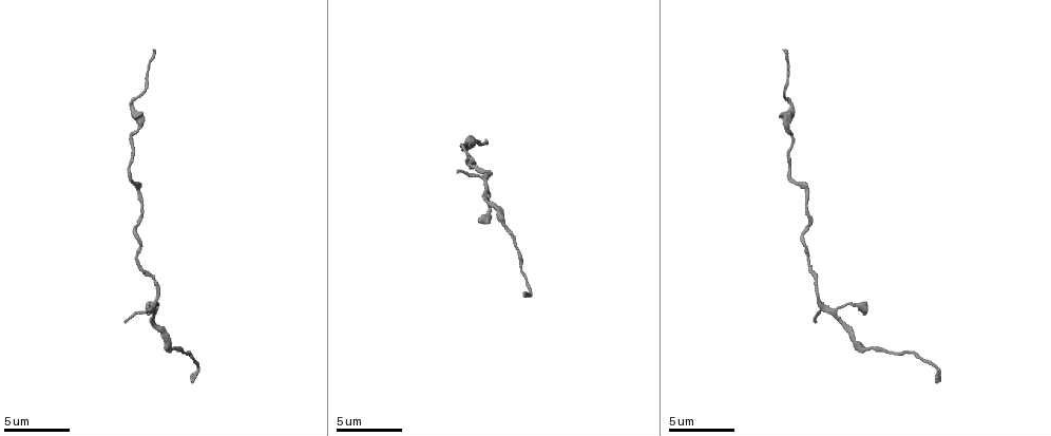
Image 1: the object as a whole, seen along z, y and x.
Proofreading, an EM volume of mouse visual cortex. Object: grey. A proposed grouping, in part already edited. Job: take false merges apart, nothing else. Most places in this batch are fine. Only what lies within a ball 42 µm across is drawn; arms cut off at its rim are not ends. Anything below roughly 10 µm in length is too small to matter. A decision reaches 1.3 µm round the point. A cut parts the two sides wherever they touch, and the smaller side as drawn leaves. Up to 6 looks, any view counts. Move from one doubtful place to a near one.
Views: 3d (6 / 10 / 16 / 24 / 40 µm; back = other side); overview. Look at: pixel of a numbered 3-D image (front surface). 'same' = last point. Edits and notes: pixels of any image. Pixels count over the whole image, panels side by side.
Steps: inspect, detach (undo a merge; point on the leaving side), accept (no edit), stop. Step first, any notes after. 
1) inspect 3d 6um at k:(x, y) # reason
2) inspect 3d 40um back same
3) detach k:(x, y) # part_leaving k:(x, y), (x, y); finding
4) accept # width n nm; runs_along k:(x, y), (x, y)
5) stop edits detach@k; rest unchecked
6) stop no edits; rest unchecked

inspect 3d 10um at 1:(156, 299) # three arms meet

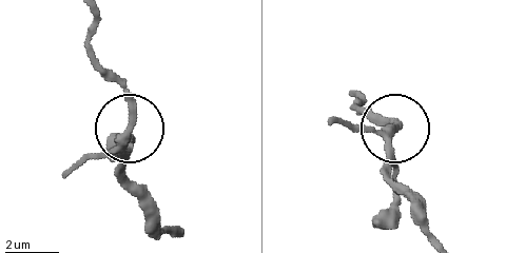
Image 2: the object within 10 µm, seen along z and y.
accept # one neuron here

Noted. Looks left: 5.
inspect 3d 6um at 1:(169, 347) # thick turns thin

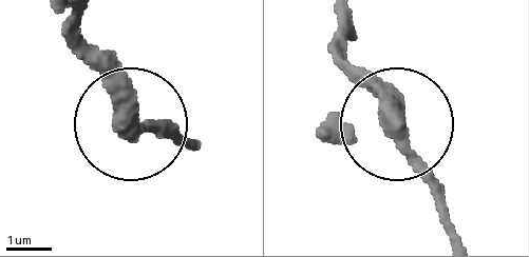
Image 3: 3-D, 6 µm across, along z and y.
inspect 3d 6um back at 3:(394, 118) # from behind

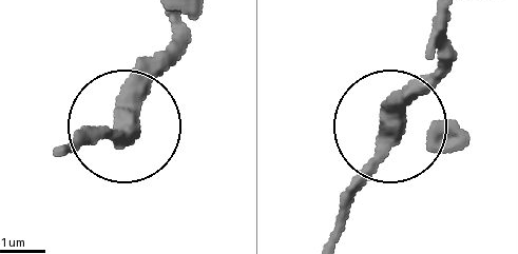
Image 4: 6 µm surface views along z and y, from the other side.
accept # one neuron here

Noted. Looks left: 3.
inspect 3d 16um at 1:(790, 179) # calibre changes

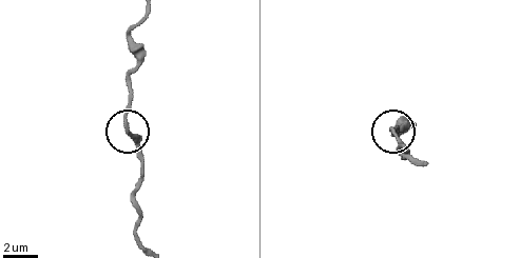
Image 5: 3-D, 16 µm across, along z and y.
inspect 3d 16um back at 5:(128, 128)

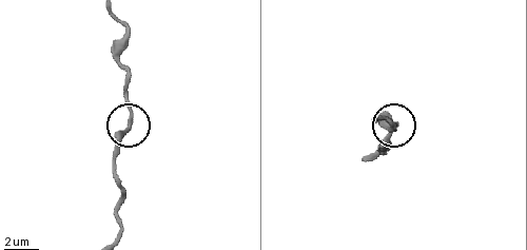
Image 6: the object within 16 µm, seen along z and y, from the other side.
accept # runs_along 6:(116, 222), (120, 193), (116, 146), (129, 120), (129, 66); all the same neuron

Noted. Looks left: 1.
stop no edits; rest unchecked

